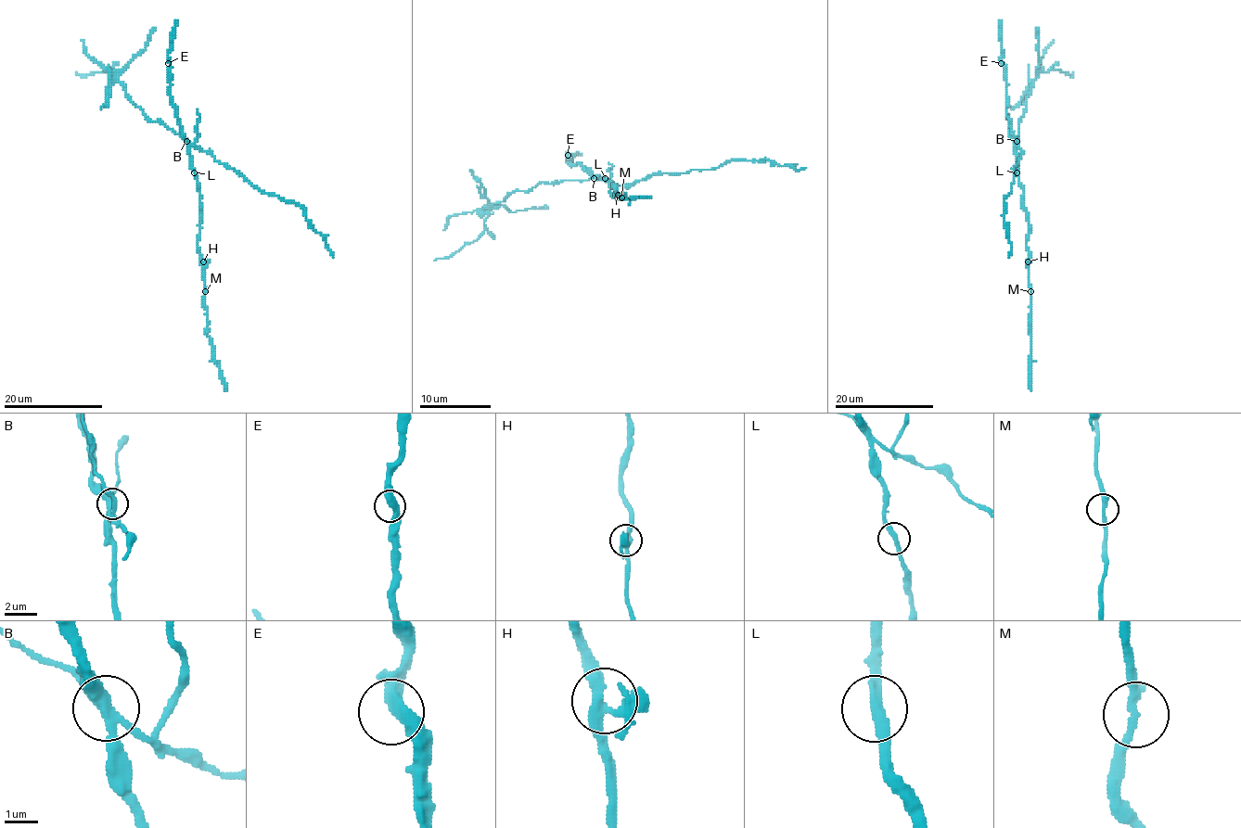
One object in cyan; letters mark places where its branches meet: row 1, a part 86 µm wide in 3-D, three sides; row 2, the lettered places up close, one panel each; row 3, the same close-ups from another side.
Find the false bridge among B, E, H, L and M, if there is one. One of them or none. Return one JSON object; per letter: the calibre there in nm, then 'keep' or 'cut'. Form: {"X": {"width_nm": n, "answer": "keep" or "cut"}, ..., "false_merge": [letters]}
{"B": {"width_nm": 280, "answer": "cut"}, "E": {"width_nm": 320, "answer": "keep"}, "H": {"width_nm": 280, "answer": "keep"}, "L": {"width_nm": 300, "answer": "keep"}, "M": {"width_nm": 240, "answer": "keep"}, "false_merge": ["B"]}

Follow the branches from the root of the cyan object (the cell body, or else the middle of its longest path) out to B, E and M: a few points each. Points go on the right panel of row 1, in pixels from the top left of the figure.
B: (1018, 171), (1017, 141)
E: (1018, 171), (1016, 141), (1011, 134), (1007, 113), (1005, 68), (1001, 63)
M: (1018, 171), (1028, 222), (1030, 291)

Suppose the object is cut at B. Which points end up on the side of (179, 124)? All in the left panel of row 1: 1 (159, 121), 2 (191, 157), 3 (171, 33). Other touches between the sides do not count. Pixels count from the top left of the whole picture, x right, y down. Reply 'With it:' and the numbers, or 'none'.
With it: 2, 3

